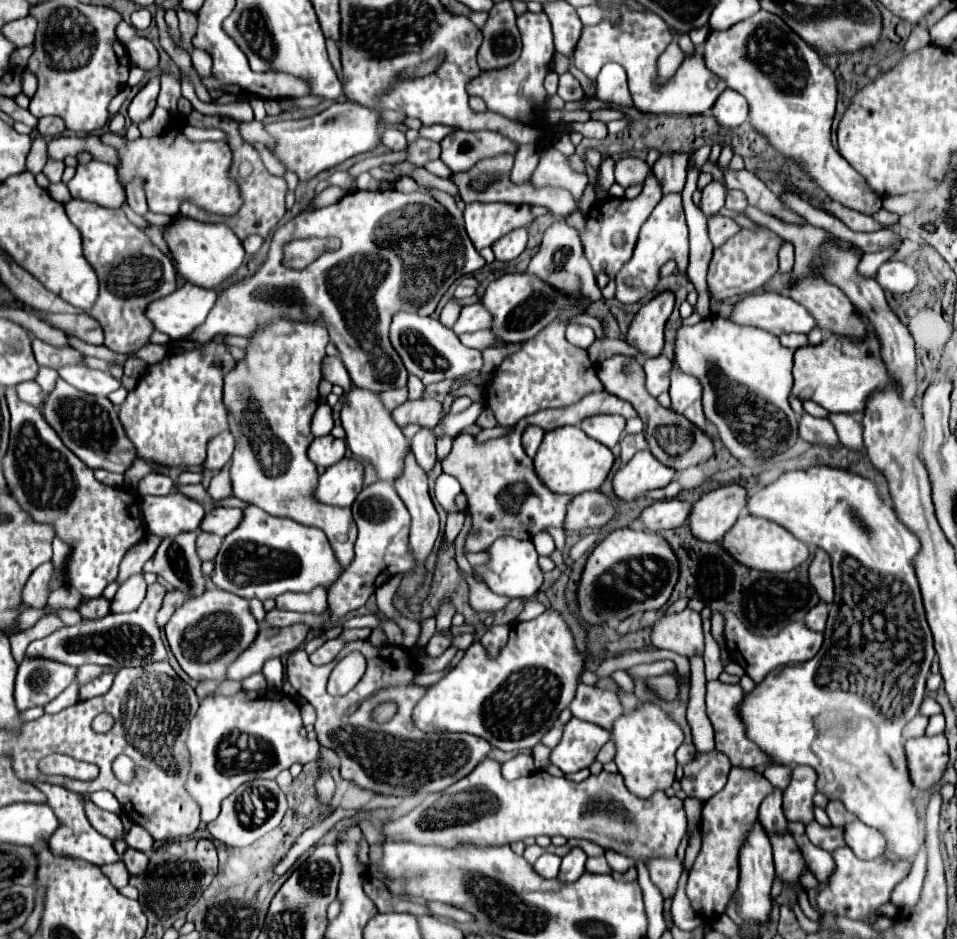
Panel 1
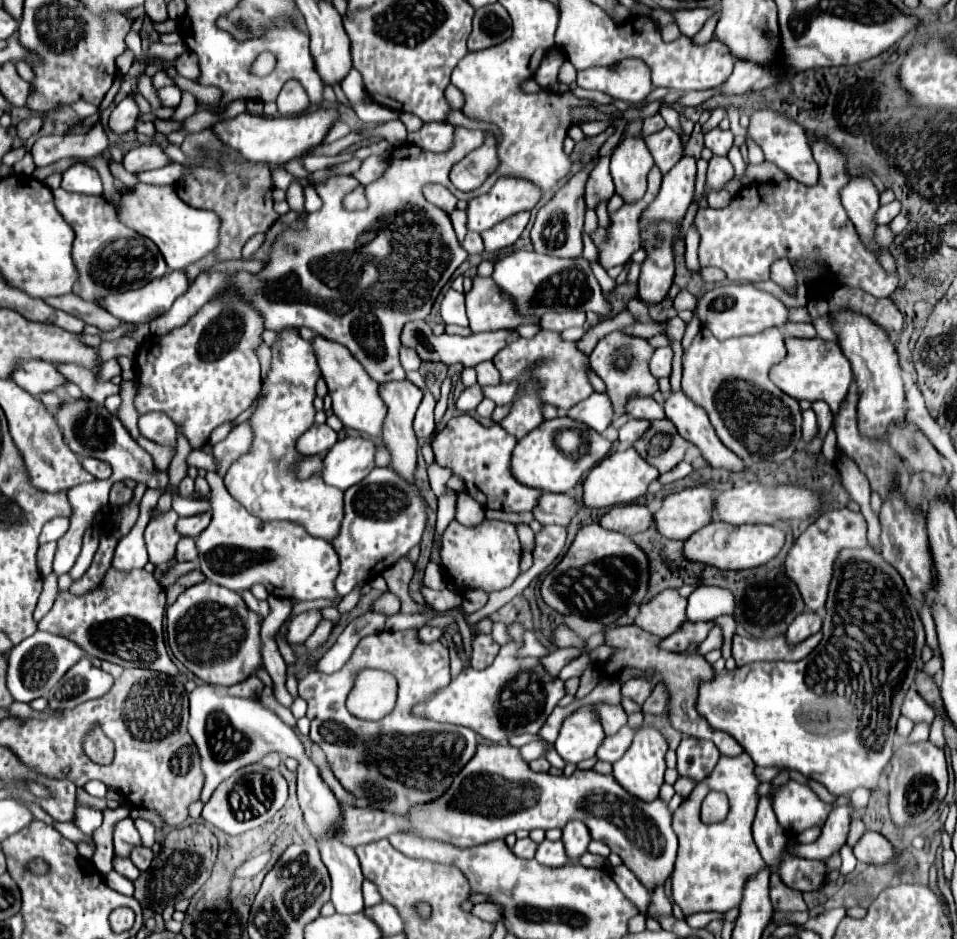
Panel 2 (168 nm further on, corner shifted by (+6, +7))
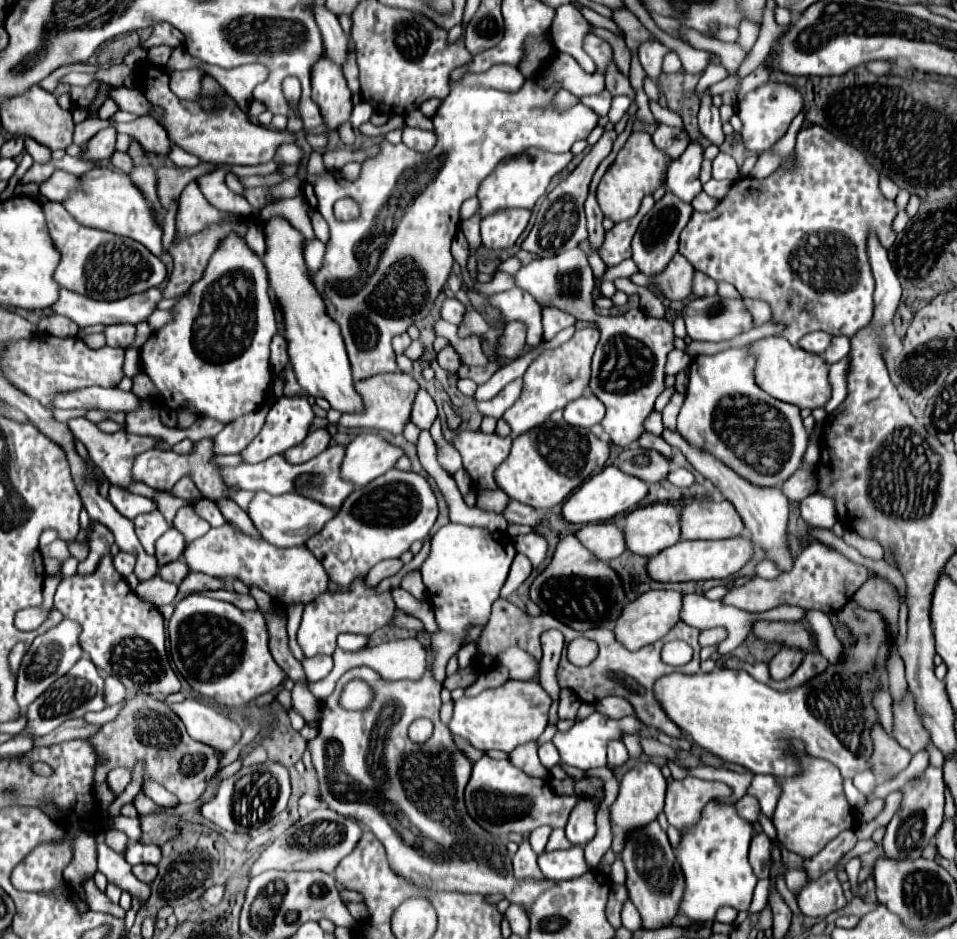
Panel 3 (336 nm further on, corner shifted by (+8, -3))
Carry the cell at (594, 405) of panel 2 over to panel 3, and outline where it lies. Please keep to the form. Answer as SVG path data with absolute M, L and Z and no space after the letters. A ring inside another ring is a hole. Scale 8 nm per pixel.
M581 396L577 400L571 400L563 410L563 418L567 424L583 426L583 428L591 428L593 424L599 424L603 414L605 414L605 406L595 396Z

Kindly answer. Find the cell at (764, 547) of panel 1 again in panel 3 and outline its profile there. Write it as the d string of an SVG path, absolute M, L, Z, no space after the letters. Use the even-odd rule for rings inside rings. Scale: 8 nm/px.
M749 538L731 540L679 540L671 548L651 556L647 560L647 574L659 582L687 582L687 580L711 580L731 578L737 574L753 554L753 542Z

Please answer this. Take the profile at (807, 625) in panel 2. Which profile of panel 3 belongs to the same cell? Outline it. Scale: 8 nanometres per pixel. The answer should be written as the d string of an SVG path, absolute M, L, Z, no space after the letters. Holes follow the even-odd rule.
M781 648L779 654L773 656L773 660L769 662L769 672L773 680L785 680L785 676L791 676L791 672L795 672L795 668L801 664L803 660L803 652L797 652L793 648Z

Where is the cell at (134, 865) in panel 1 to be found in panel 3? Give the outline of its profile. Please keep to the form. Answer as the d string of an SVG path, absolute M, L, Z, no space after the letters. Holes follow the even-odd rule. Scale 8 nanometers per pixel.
M137 864L137 866L133 866L133 874L135 874L139 880L151 884L151 882L155 880L155 876L157 876L157 866L151 866L151 864Z

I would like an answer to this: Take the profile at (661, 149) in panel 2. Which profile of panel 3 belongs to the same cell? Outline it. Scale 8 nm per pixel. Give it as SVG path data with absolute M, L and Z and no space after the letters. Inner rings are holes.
M659 124L657 130L653 132L653 142L657 148L665 150L671 158L677 158L683 154L683 150L687 148L689 134L683 128L673 128L667 124Z

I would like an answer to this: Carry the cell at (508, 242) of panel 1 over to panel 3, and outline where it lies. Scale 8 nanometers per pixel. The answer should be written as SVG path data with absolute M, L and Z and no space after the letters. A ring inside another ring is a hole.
M503 208L503 212L493 212L487 220L481 220L483 246L501 250L517 242L517 238L527 228L531 210L525 208Z

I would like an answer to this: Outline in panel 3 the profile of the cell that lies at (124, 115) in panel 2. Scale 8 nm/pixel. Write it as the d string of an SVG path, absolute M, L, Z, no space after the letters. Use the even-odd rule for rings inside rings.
M105 128L85 144L81 158L89 162L101 162L111 158L113 152L115 152L115 128Z

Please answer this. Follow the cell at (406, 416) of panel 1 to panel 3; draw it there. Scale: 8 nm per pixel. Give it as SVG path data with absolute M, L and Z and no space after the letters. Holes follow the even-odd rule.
M393 372L393 374L379 374L379 376L371 376L367 380L355 382L355 388L359 392L359 396L363 398L363 412L351 412L351 414L343 414L339 424L345 428L351 428L351 424L357 424L361 428L367 430L387 430L393 434L401 434L403 426L411 420L411 404L413 404L413 396L419 388L419 384L415 382L415 378L411 374L405 372Z

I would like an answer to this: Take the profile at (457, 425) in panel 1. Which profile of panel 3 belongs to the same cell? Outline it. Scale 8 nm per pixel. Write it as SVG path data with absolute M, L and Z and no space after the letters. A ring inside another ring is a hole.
M517 378L517 380L513 380L511 384L507 384L505 390L501 390L495 398L491 398L491 400L487 400L487 402L477 402L477 408L479 408L479 412L485 414L485 416L499 418L511 404L515 404L515 400L519 398L521 390L523 390L523 380Z

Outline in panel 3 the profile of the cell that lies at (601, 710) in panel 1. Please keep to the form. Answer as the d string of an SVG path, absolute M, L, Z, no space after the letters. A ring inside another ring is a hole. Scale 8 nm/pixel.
M611 742L609 744L609 754L607 754L607 760L611 766L619 768L623 766L627 760L629 760L629 754L627 754L627 748L623 742Z

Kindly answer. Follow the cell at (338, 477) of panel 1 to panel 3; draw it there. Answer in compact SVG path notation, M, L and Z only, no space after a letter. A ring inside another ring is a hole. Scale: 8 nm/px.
M375 432L359 434L349 446L341 466L341 476L355 486L365 486L387 470L395 468L403 450L385 442Z

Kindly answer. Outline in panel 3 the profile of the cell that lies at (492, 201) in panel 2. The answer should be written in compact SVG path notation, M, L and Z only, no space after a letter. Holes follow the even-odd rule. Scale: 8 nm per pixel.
M529 148L527 152L523 152L523 156L503 160L503 164L497 164L495 172L491 172L491 176L487 176L487 180L483 180L483 184L479 186L477 196L481 202L481 218L499 208L533 208L535 202L545 194L551 178L561 172L571 162L571 158L571 152L551 154L543 152L541 148Z

